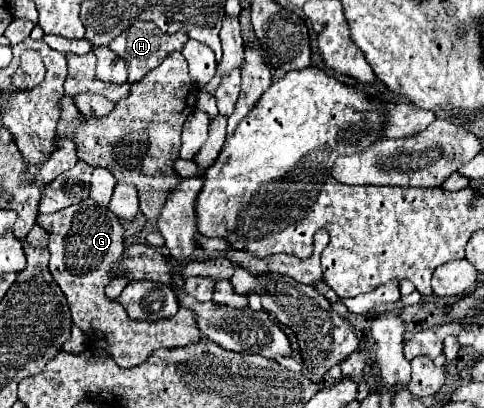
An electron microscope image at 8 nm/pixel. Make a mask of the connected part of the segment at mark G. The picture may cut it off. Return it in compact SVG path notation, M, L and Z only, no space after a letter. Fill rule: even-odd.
M87 198L65 210L41 214L37 224L49 232L49 272L69 302L73 324L83 330L91 346L111 354L119 366L137 366L157 348L187 346L189 342L197 342L201 338L195 326L195 316L185 308L179 308L177 316L169 320L153 324L131 322L123 306L107 300L103 290L111 282L111 262L119 262L123 258L123 226L107 206L103 208Z

